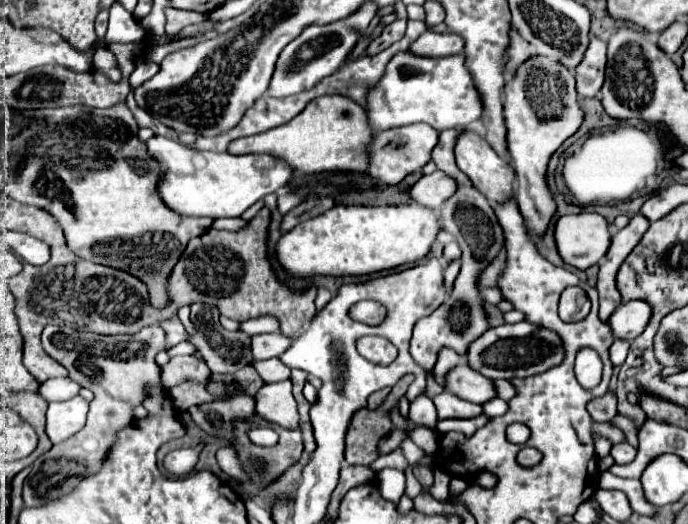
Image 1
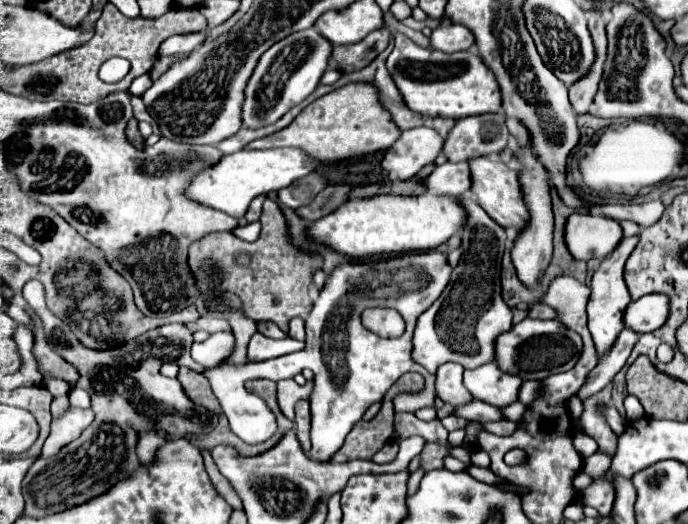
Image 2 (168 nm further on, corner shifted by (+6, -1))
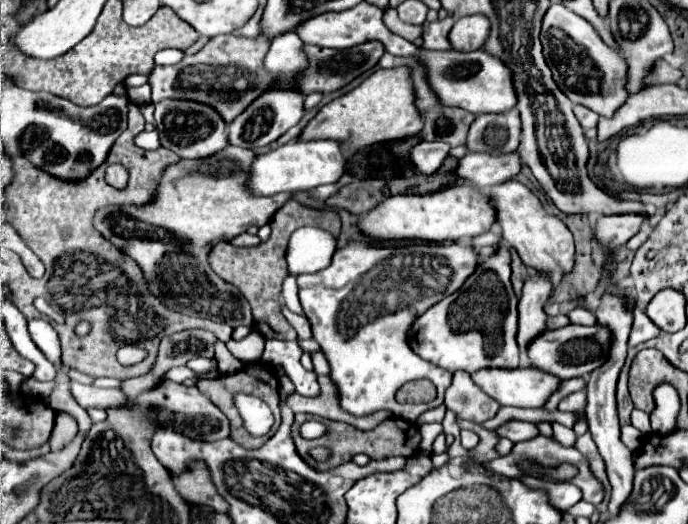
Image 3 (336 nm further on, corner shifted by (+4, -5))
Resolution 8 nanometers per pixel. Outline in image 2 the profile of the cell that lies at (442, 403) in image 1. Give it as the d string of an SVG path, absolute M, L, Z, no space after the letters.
M473 401L473 403L467 403L467 407L459 407L457 415L471 419L471 421L479 421L479 423L503 419L503 411L499 407L493 407L493 405L483 403L483 401Z

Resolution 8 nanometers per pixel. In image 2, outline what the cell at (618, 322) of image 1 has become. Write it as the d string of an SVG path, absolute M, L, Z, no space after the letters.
M649 293L627 307L627 327L639 333L649 333L659 327L669 317L669 297L663 293Z

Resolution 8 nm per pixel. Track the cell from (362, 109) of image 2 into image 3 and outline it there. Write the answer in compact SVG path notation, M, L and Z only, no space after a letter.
M405 67L379 69L371 73L359 87L323 105L307 123L299 139L333 139L343 151L363 149L383 141L413 137L421 131L423 121L413 105L413 85Z

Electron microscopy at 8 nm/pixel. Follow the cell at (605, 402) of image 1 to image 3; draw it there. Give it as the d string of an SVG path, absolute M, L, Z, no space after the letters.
M623 425L623 427L621 427L621 441L633 451L633 449L637 449L637 447L641 445L643 433L637 431L633 425Z

